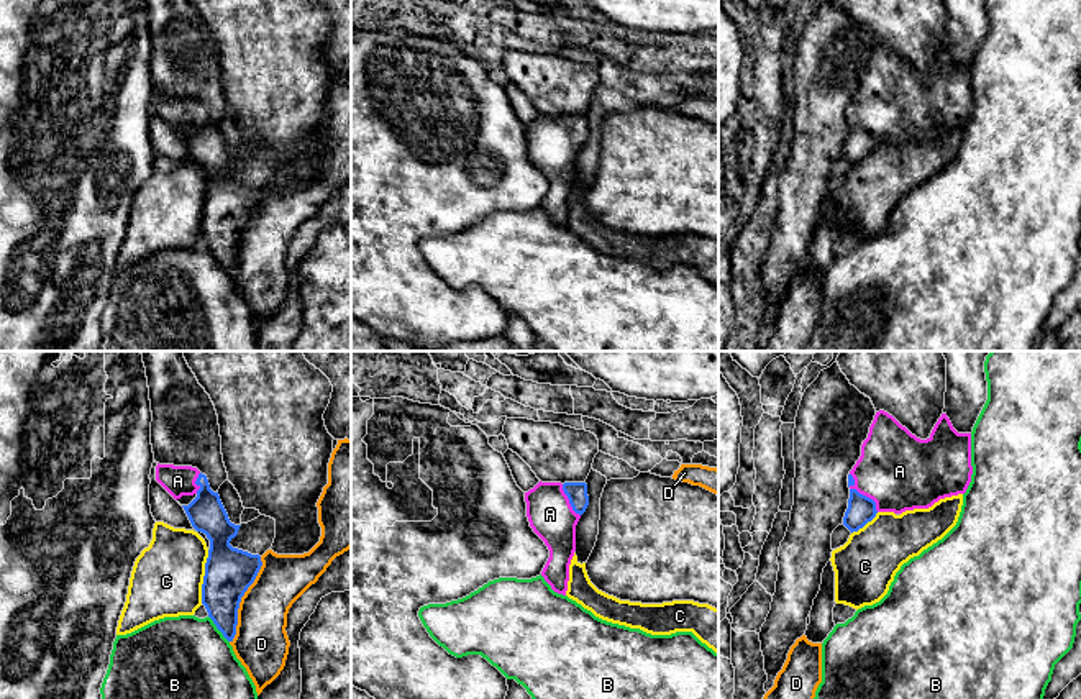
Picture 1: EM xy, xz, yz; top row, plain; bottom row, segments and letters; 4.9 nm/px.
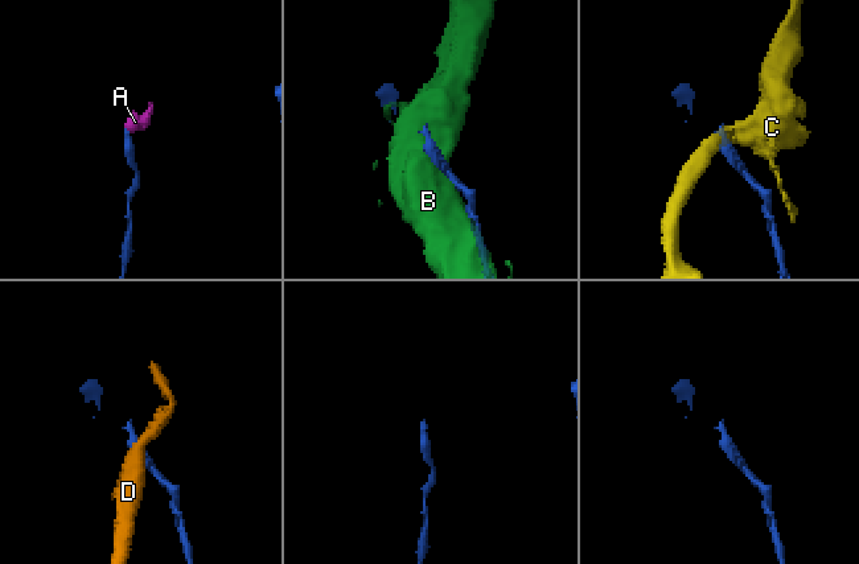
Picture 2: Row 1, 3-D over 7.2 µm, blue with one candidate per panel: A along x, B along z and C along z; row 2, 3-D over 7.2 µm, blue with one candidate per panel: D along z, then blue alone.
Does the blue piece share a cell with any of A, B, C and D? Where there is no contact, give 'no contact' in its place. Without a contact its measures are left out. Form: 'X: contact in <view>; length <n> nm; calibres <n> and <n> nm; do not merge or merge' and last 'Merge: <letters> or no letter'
A: contact in yz; length 240 nm; calibres 140 and 380 nm; merge
B: contact in xy; length 170 nm; calibres 220 and 400 nm; do not merge
C: contact in xy; length 260 nm; calibres 240 and 360 nm; do not merge
D: contact in xy; length 460 nm; calibres 240 and 260 nm; do not merge
Merge: A

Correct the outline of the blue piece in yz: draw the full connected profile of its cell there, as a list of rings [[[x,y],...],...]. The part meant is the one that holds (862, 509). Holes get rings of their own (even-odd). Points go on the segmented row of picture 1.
[[[884,410],[876,412],[861,456],[848,474],[850,499],[843,525],[853,533],[878,512],[928,509],[945,497],[965,494],[971,482],[971,433],[958,433],[942,413],[930,436],[920,440]]]

